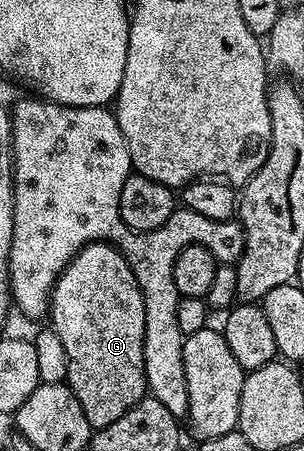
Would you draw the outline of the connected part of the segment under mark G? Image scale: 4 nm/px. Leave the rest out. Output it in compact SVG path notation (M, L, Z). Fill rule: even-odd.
M95 241L81 247L68 261L64 272L56 278L50 302L50 327L66 346L68 360L67 386L78 399L93 430L122 419L130 407L138 404L148 387L144 366L144 336L146 335L146 307L138 287L138 279L115 245Z

